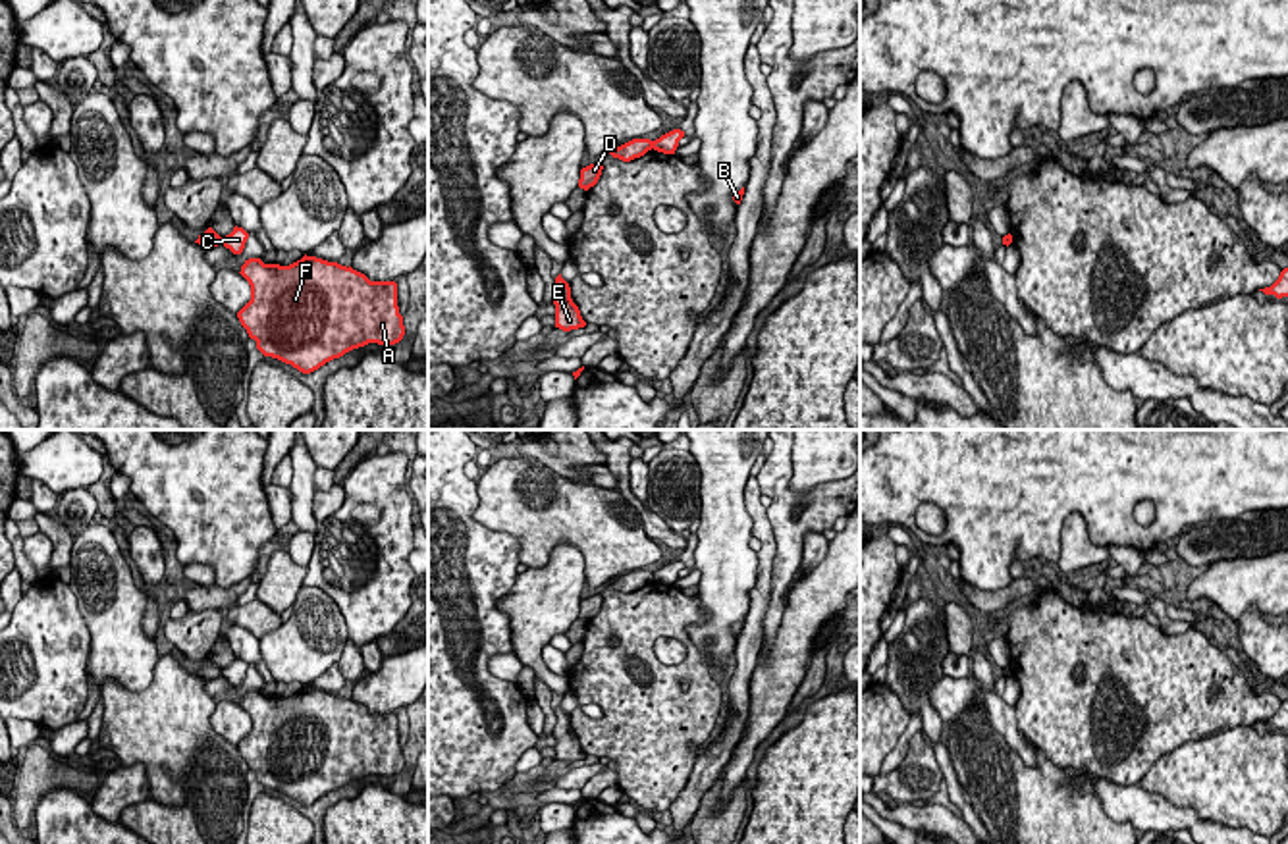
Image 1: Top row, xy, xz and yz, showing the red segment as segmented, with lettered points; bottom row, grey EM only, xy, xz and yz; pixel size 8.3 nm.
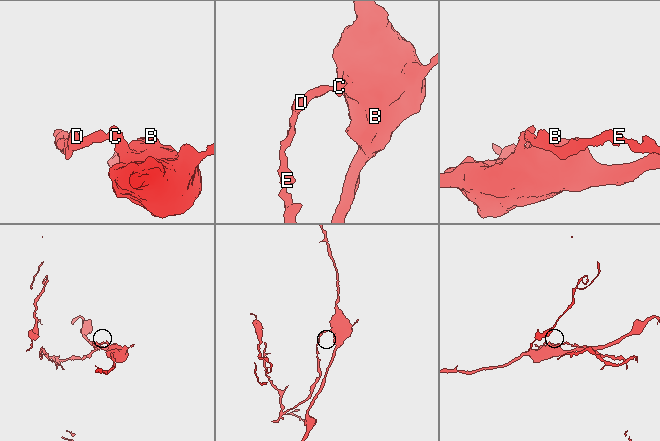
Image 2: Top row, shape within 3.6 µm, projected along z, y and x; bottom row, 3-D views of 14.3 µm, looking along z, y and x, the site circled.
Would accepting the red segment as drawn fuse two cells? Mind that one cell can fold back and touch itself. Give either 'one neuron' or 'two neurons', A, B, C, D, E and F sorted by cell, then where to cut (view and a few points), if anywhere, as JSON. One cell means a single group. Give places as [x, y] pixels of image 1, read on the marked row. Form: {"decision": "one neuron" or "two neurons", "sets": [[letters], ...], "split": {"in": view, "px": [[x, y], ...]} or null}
{"decision": "two neurons", "sets": [["A", "B", "C", "F"], ["D", "E"]], "split": {"in": "xy", "px": [[220, 237], [222, 243]]}}

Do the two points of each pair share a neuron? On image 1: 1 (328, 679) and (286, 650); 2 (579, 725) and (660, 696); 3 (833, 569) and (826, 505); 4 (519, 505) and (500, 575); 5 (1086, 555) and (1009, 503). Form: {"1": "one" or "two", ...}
{"1": "two", "2": "one", "3": "two", "4": "two", "5": "two"}

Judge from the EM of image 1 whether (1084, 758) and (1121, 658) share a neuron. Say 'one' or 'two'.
one

